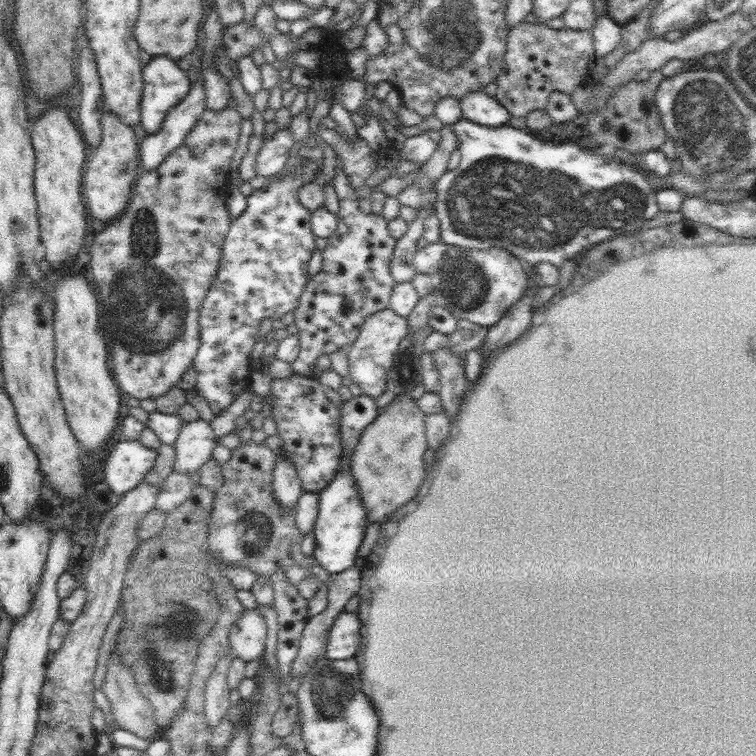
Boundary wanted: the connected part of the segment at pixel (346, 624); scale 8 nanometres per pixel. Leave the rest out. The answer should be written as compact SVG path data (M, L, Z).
M357 612L338 615L329 632L326 657L332 660L354 658L362 644L362 626Z

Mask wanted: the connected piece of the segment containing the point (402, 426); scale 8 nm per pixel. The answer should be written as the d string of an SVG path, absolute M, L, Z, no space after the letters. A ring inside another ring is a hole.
M409 393L400 394L384 413L379 413L374 422L364 428L351 460L352 475L368 515L368 525L391 519L390 514L410 502L424 483L424 476L428 476L424 463L424 453L429 446L425 418L426 412L418 408Z

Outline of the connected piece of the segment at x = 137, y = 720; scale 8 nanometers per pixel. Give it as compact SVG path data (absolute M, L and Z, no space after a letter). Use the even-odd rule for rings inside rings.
M116 648L110 654L108 659L108 672L106 673L105 681L102 683L101 690L107 696L112 707L111 714L114 716L116 724L142 739L154 741L160 736L159 728L155 722L155 713L153 712L152 704L136 687L134 681L134 671L130 665L126 665L120 655L116 653Z

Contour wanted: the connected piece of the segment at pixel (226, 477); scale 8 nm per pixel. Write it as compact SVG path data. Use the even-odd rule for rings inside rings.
M250 440L231 450L231 458L223 464L223 483L215 492L212 516L208 524L209 550L214 552L226 566L248 567L258 577L266 577L272 583L272 573L282 567L284 571L294 563L293 548L301 542L302 536L296 527L295 508L284 512L274 498L273 470L278 456L265 444Z

